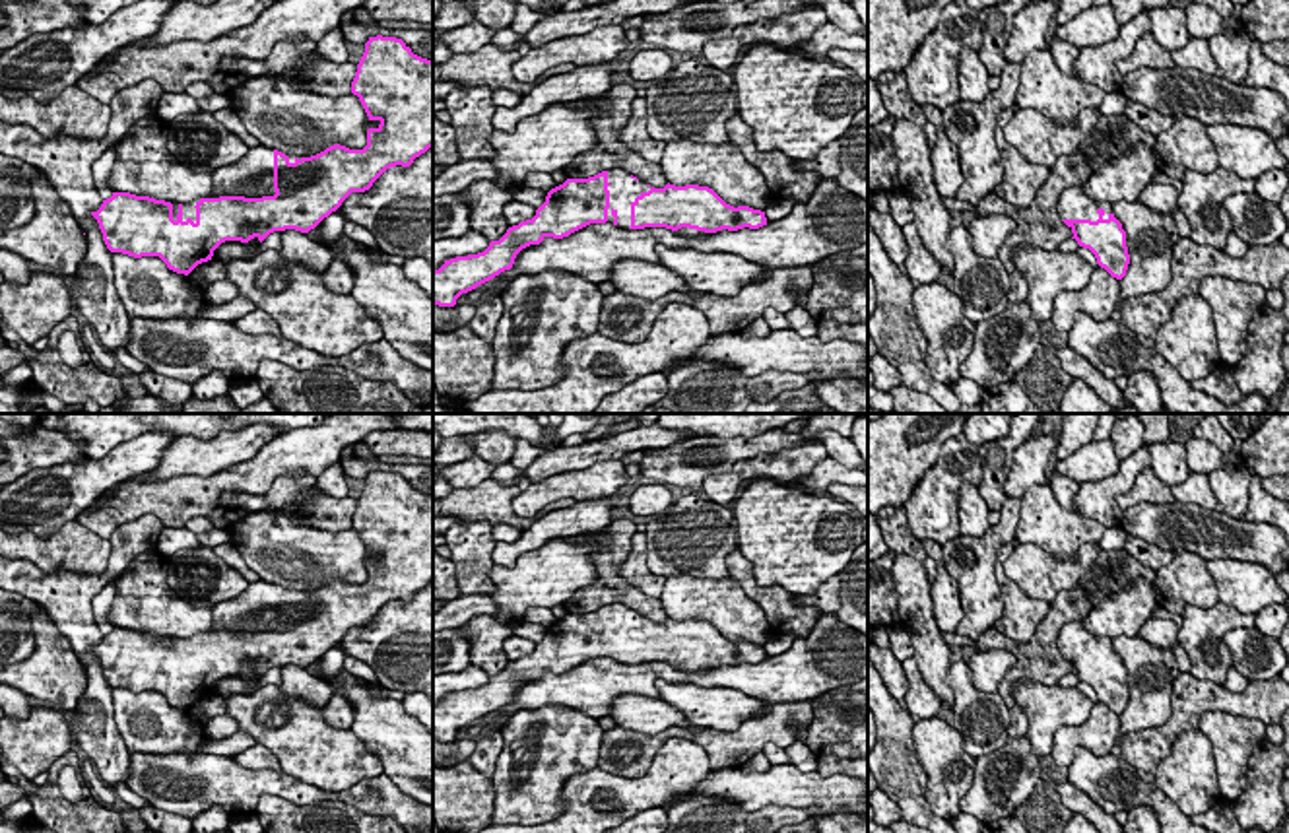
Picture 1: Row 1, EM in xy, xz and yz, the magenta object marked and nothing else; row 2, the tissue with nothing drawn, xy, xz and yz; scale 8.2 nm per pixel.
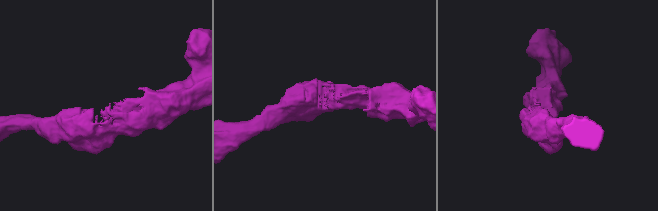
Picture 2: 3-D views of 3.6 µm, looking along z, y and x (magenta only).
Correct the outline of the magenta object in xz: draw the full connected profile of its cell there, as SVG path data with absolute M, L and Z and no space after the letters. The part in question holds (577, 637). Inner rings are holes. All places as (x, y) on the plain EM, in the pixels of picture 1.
M623 604L567 614L547 627L532 654L509 662L483 687L445 695L433 705L433 740L454 742L462 728L511 705L522 683L540 680L545 672L563 674L606 656L621 664L666 662L685 672L767 660L765 647L734 643L709 621L668 617L654 623Z

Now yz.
M1081 621L1066 623L1056 639L1060 654L1072 664L1079 682L1089 683L1097 699L1112 713L1126 711L1130 689L1126 666L1108 637L1089 633Z

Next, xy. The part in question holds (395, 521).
M382 470L369 472L351 516L351 528L359 532L369 555L380 557L377 563L367 565L367 581L363 584L334 579L316 590L295 592L291 598L289 592L278 584L264 581L248 583L239 596L212 608L214 627L208 633L188 639L113 627L111 633L103 635L97 647L91 647L107 683L134 693L159 691L169 705L188 711L198 699L212 695L214 685L225 676L248 678L256 672L262 678L270 668L285 664L309 668L336 647L351 627L369 625L386 604L396 600L410 602L415 592L433 583L433 495L413 489L402 474Z

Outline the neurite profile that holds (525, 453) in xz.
M518 439L509 462L516 468L528 468L542 452L542 447L534 447L528 441Z

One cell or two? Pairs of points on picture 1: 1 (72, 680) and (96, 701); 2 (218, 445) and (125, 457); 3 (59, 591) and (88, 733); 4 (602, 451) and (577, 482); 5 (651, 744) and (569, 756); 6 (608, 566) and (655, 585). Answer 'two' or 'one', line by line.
1: two
2: two
3: one
4: two
5: two
6: two

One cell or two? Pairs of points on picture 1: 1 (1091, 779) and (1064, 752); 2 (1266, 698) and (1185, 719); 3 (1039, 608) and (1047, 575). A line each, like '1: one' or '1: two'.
1: two
2: one
3: two

